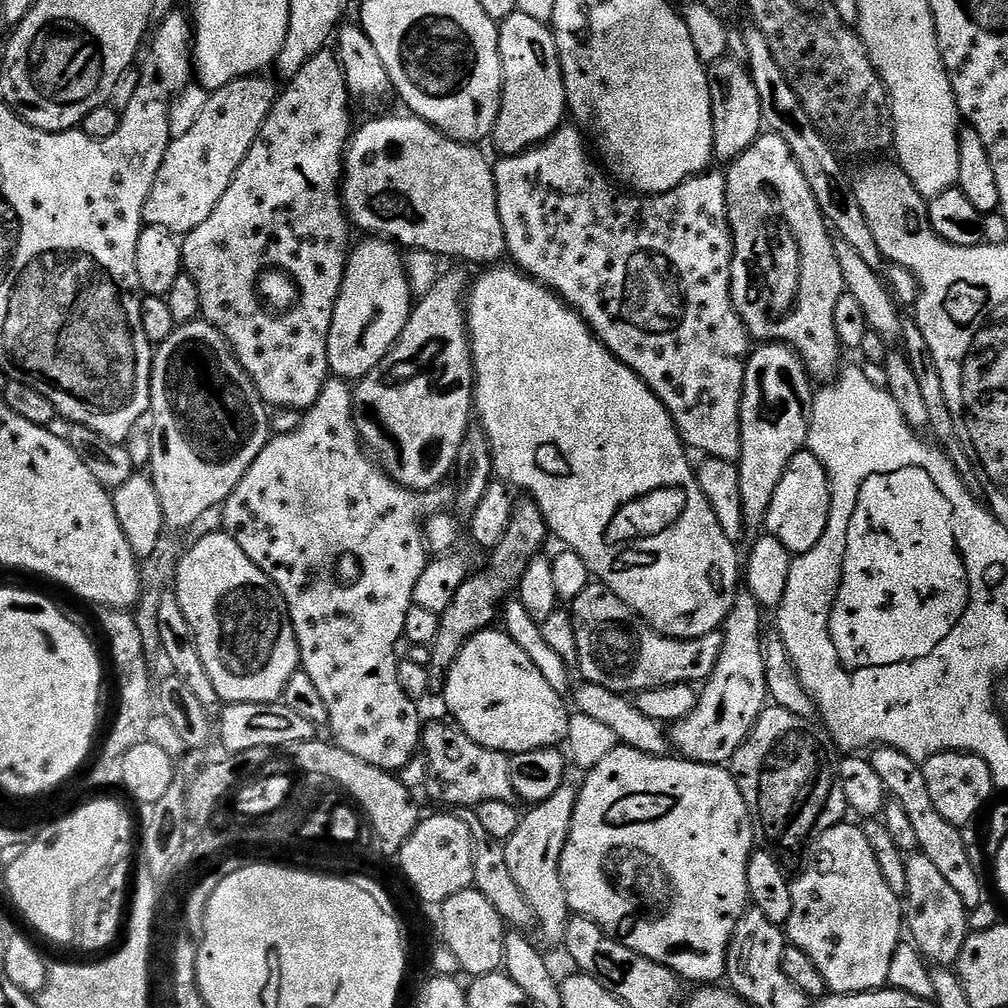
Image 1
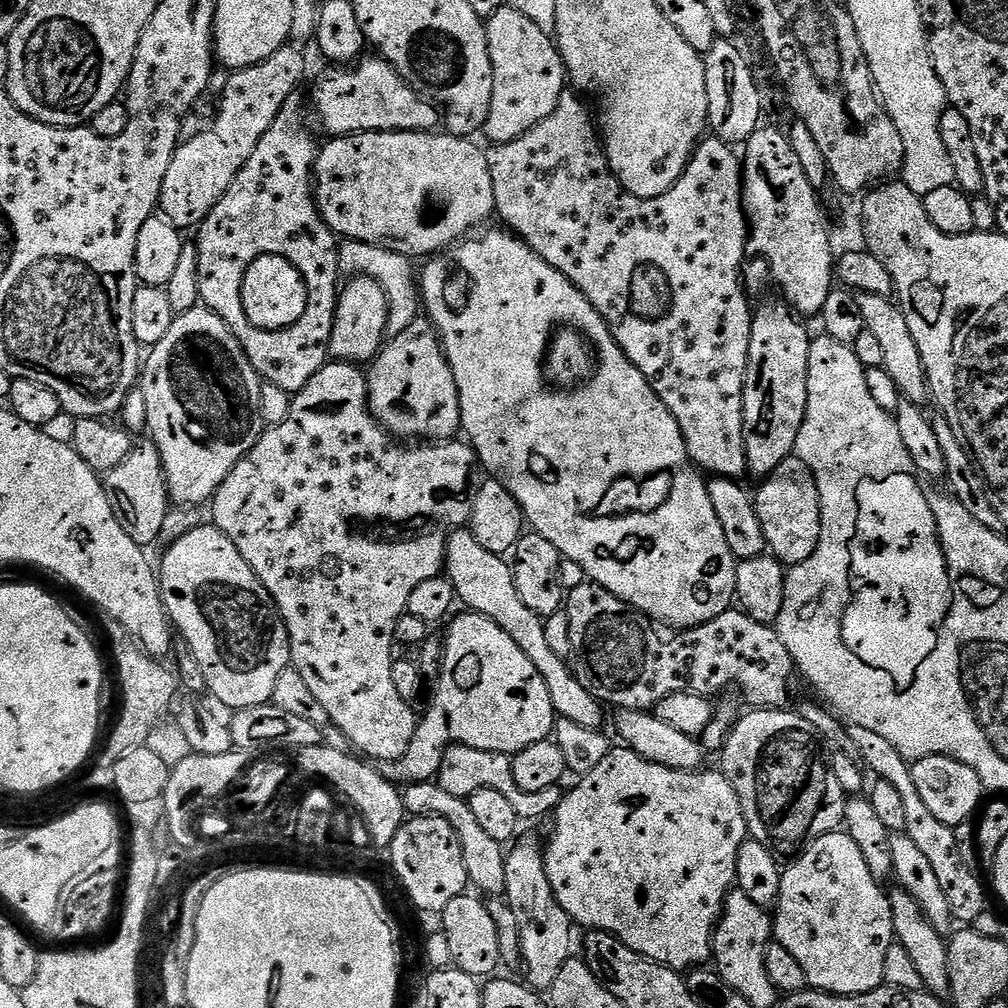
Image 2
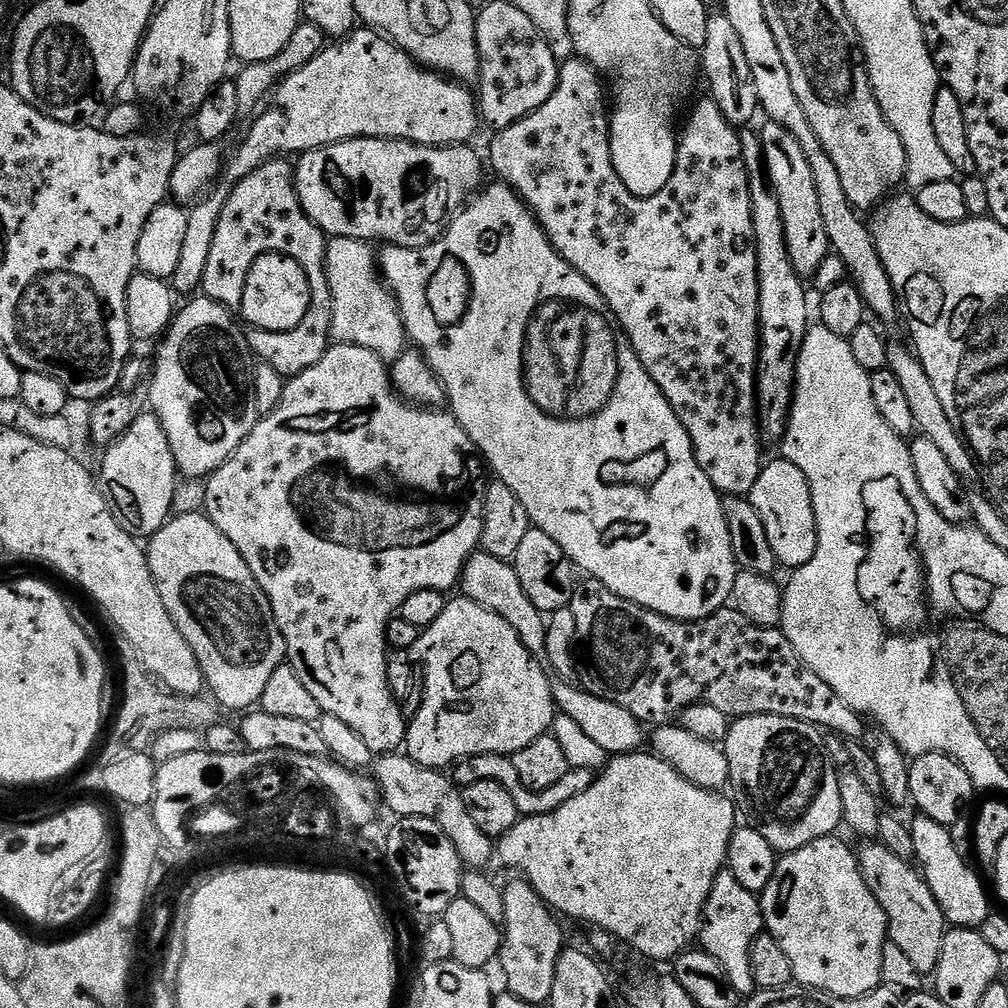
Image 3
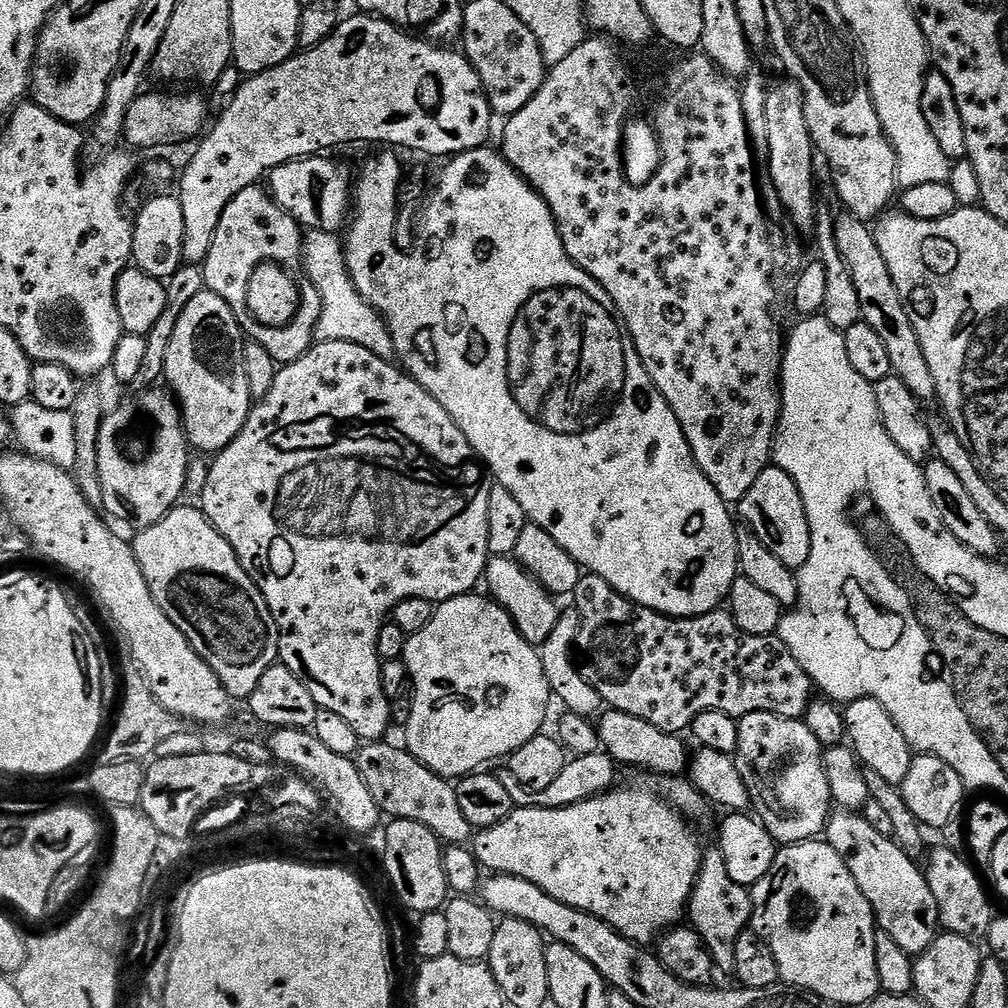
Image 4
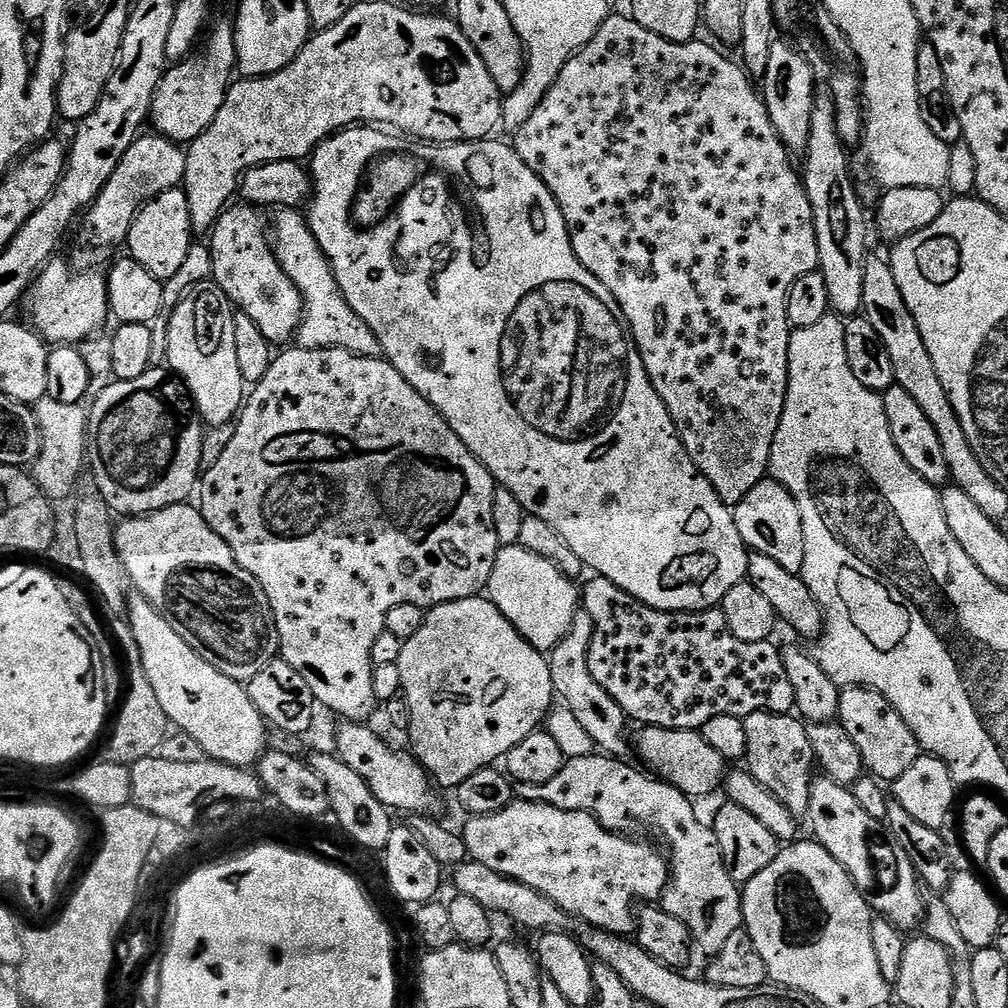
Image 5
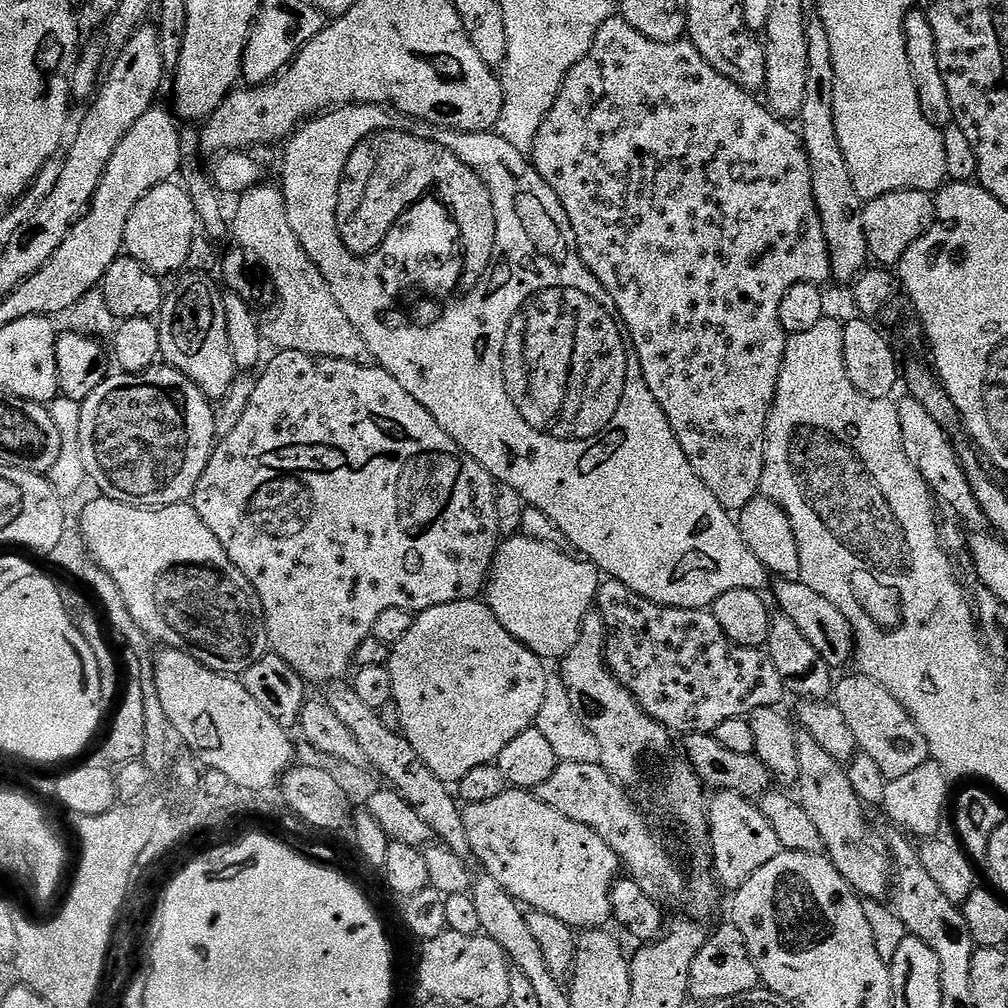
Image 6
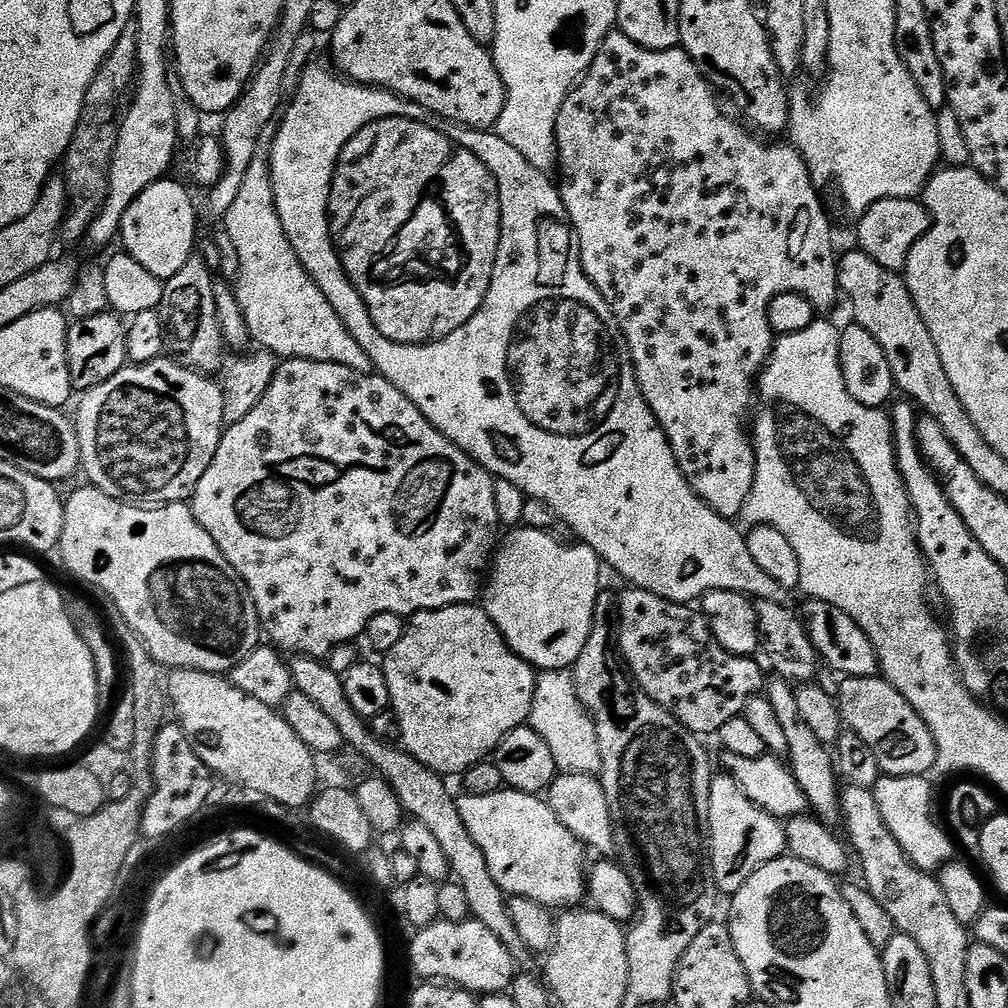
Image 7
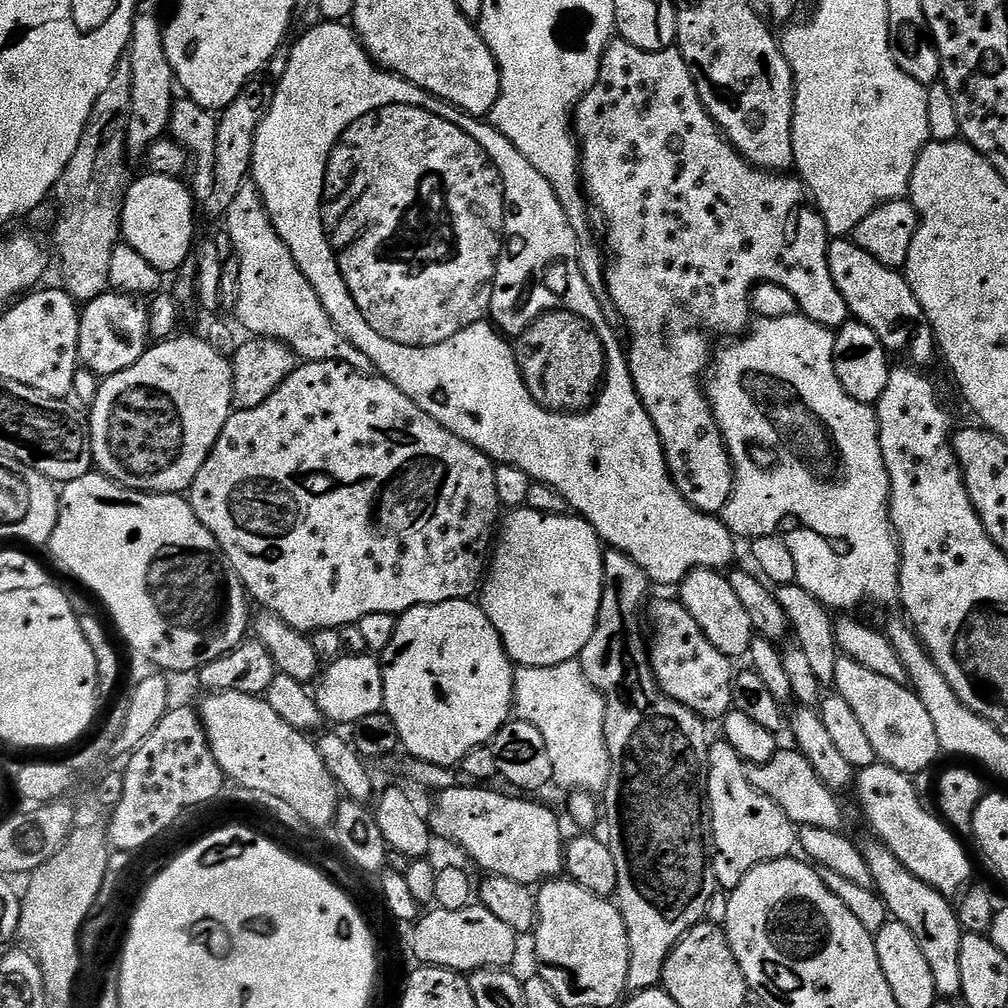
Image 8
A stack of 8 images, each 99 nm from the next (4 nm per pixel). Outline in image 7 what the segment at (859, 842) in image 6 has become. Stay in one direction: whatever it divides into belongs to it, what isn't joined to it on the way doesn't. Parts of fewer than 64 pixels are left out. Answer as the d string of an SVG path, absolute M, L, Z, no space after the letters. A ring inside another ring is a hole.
M772 678L767 681L766 695L770 702L770 707L778 718L778 723L782 726L782 731L786 737L787 755L792 756L790 767L796 781L806 794L809 809L825 824L832 826L841 819L840 794L842 791L842 780L838 775L838 769L829 745L823 744L814 734L814 729L806 723L806 718L802 718L796 697L796 688L787 680Z

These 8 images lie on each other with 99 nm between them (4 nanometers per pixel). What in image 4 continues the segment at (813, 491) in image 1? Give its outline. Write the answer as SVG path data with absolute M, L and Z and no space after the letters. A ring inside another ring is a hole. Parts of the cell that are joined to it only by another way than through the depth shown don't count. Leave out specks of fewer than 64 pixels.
M769 466L758 474L754 486L750 486L746 498L742 498L738 511L743 523L754 534L758 534L758 542L782 562L782 566L799 570L810 558L810 522L806 518L806 506L802 506L802 494L798 494L798 486L786 470Z

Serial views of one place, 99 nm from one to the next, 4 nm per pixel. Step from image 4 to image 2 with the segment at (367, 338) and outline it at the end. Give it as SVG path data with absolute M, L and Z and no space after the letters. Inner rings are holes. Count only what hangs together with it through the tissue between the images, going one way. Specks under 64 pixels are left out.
M344 240L339 245L340 271L349 277L369 276L384 287L384 293L388 299L388 331L389 337L402 334L406 326L410 326L422 312L420 299L420 285L418 283L418 268L413 257L403 256L389 248L383 248L370 242L358 242L357 240Z

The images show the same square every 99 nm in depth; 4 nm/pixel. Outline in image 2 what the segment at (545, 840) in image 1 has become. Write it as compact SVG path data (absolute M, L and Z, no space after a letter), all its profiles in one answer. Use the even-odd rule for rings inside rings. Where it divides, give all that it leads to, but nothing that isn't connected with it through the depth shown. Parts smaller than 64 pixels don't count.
M532 836L519 840L511 845L504 858L506 886L503 899L507 900L514 910L514 918L518 918L520 959L525 976L523 979L533 989L548 990L551 989L554 978L558 978L558 970L562 970L562 966L573 955L574 922L566 914L566 910L562 910L558 898L554 898L550 878L546 878L546 862L541 841L539 844Z

